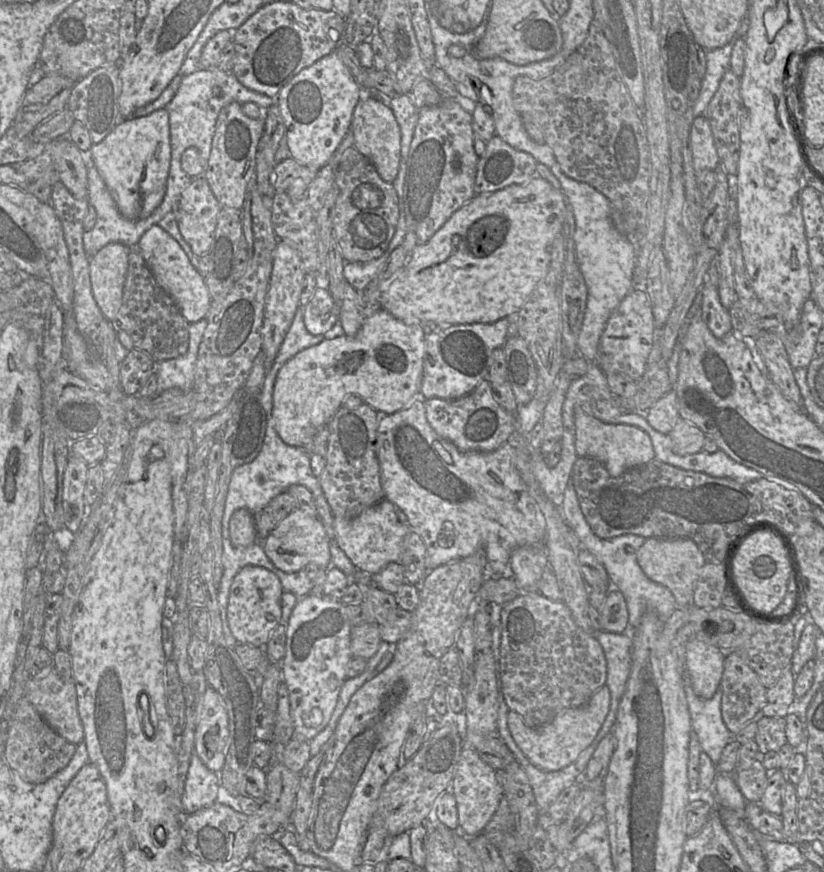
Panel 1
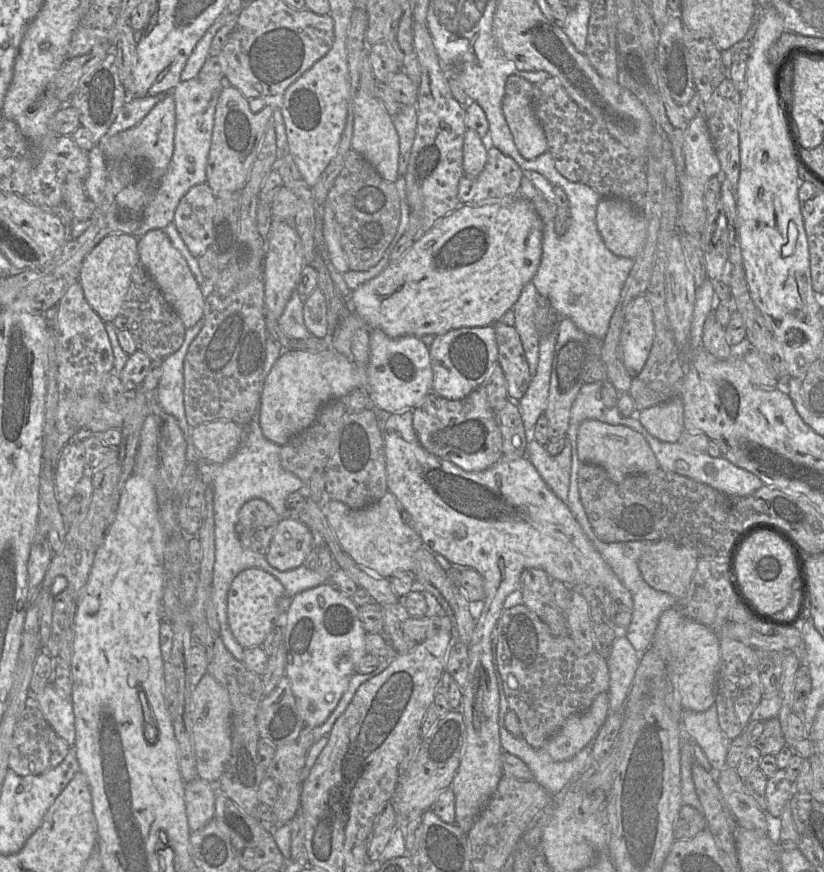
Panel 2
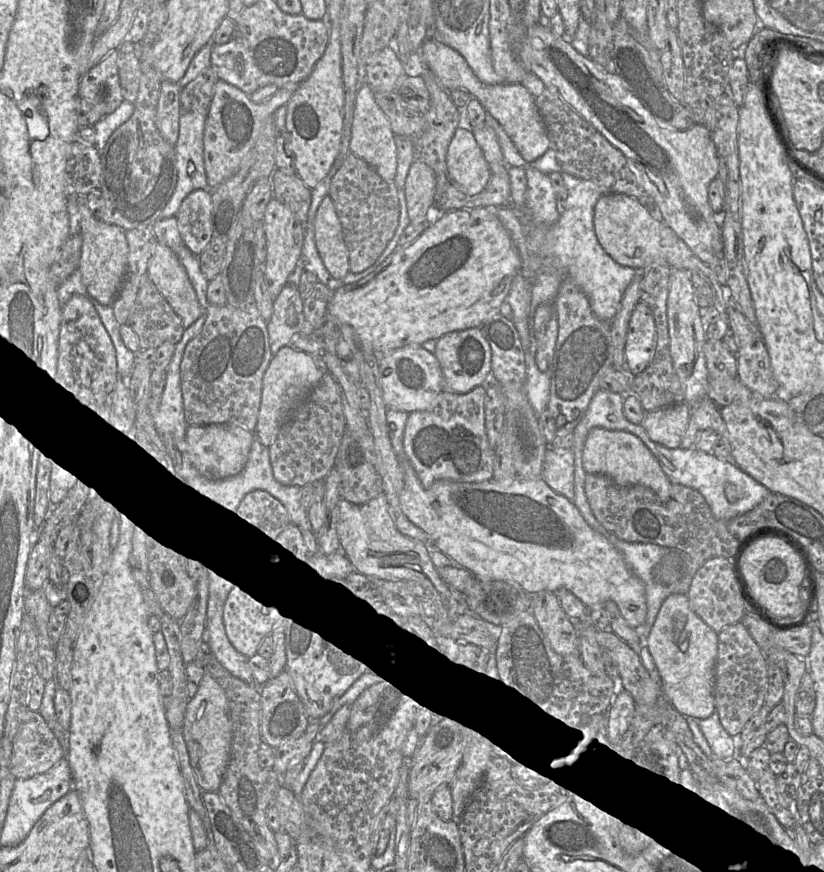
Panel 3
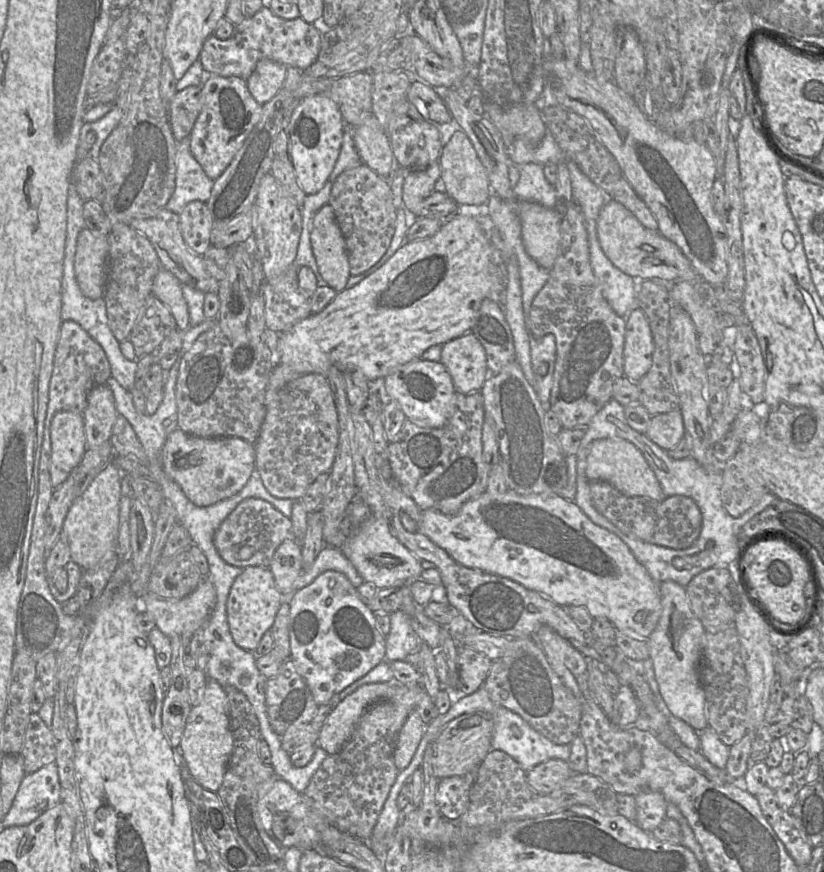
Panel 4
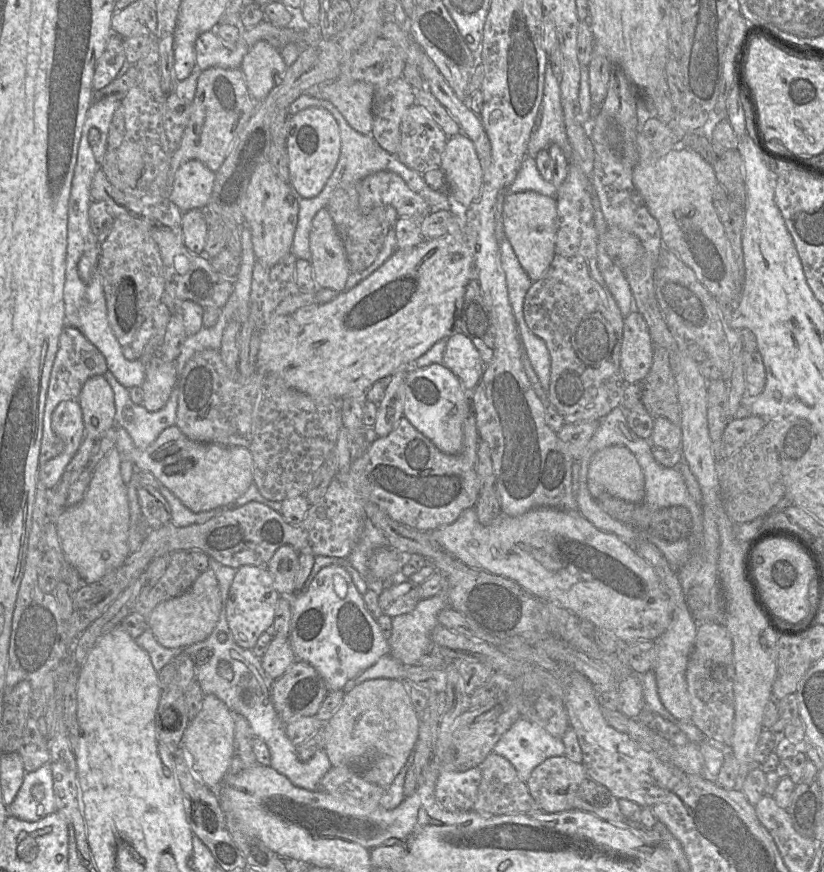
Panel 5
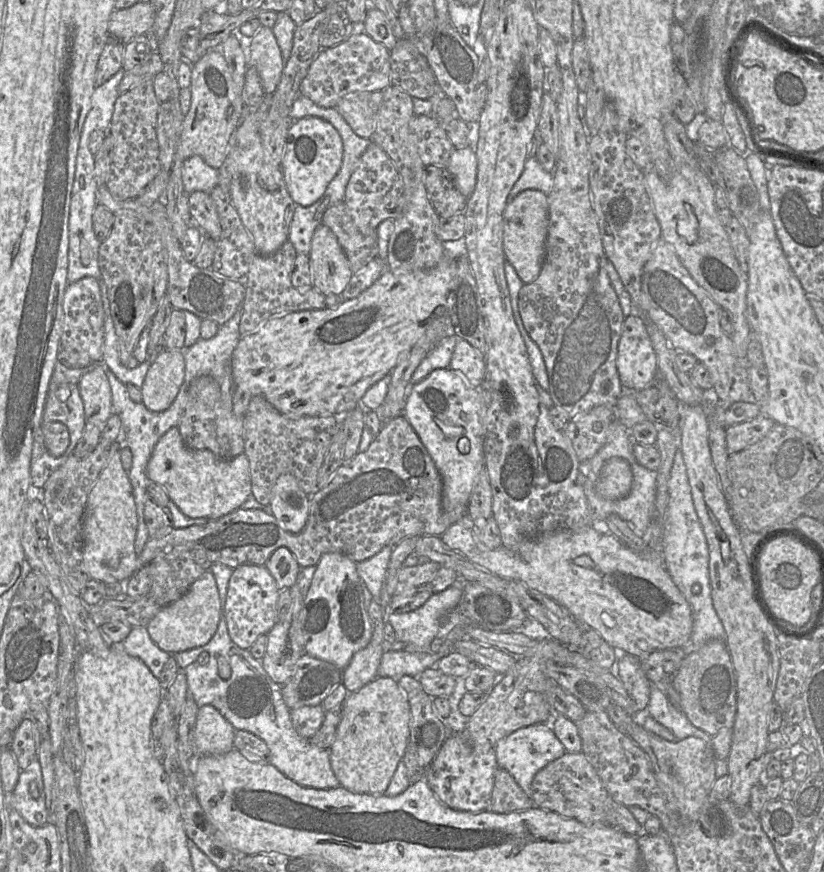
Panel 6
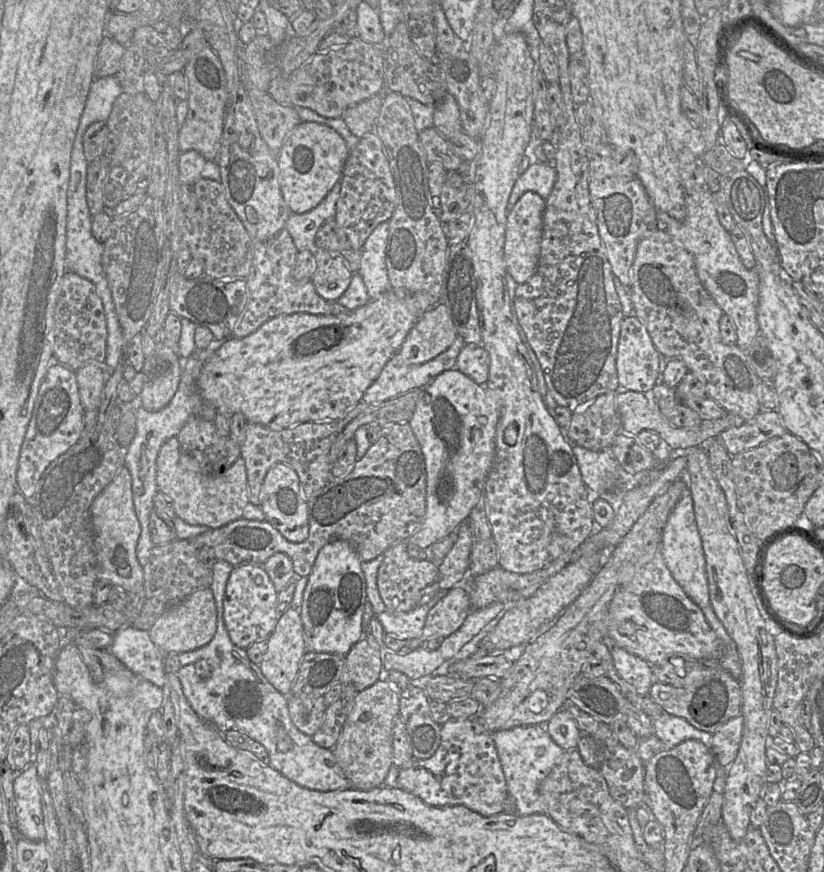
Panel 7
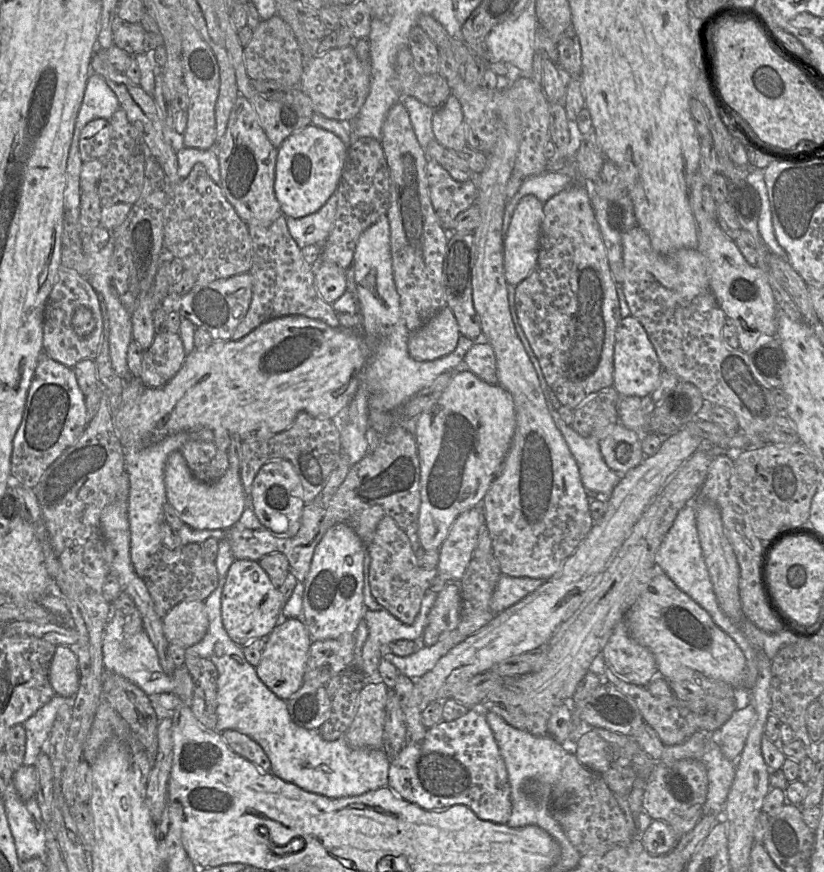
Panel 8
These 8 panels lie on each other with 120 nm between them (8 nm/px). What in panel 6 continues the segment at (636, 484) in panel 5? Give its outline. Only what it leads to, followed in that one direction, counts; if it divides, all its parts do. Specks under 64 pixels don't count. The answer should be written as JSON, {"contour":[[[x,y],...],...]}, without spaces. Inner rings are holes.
{"contour":[[[612,457],[603,465],[596,483],[596,492],[607,500],[625,498],[632,486],[630,464],[621,457]]]}

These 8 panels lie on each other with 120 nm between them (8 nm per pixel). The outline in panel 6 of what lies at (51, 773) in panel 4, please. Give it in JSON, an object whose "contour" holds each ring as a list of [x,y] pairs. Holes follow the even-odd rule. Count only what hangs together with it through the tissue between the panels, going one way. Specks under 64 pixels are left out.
{"contour":[[[33,761],[20,771],[13,791],[13,804],[22,818],[32,826],[41,827],[48,822],[48,809],[41,766]]]}

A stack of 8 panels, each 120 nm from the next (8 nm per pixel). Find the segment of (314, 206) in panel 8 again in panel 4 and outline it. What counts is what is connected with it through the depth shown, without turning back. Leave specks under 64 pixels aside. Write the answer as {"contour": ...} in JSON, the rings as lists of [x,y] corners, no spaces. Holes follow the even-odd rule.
{"contour":[[[327,95],[304,98],[293,111],[287,127],[288,154],[297,182],[306,195],[318,193],[333,171],[341,150],[344,123],[339,106]]]}

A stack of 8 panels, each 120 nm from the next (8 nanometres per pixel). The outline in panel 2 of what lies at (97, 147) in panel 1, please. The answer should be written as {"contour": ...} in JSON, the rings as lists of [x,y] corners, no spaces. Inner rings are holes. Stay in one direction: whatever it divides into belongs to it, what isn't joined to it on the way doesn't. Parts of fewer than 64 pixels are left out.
{"contour":[[[172,92],[167,93],[136,126],[122,131],[109,139],[102,139],[101,148],[108,159],[143,160],[149,163],[154,176],[162,177],[171,161],[174,150],[176,126],[175,101]]]}

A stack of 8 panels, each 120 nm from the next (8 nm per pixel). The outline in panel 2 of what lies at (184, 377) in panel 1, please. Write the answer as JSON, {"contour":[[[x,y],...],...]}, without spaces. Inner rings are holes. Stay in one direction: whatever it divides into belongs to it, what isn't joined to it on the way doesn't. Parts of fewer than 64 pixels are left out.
{"contour":[[[203,317],[191,328],[186,329],[185,338],[178,351],[163,359],[162,375],[157,388],[157,398],[163,411],[174,416],[187,442],[186,460],[201,462],[204,459],[191,439],[191,430],[186,420],[184,407],[184,360],[190,344],[204,326]]]}

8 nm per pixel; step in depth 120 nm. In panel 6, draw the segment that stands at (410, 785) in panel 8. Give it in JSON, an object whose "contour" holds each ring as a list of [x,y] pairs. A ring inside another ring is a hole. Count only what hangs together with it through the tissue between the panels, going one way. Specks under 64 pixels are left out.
{"contour":[[[452,717],[445,721],[450,725],[451,735],[424,772],[427,783],[438,800],[449,808],[468,812],[484,811],[493,790],[495,772],[499,768],[494,748],[476,744],[459,718]]]}

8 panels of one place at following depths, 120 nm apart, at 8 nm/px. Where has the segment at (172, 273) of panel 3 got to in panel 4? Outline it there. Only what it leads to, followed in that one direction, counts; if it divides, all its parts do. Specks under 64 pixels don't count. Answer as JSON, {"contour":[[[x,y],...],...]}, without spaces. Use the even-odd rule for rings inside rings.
{"contour":[[[160,269],[153,280],[152,294],[156,296],[173,315],[177,329],[185,332],[190,327],[187,302],[179,280],[170,272]]]}

